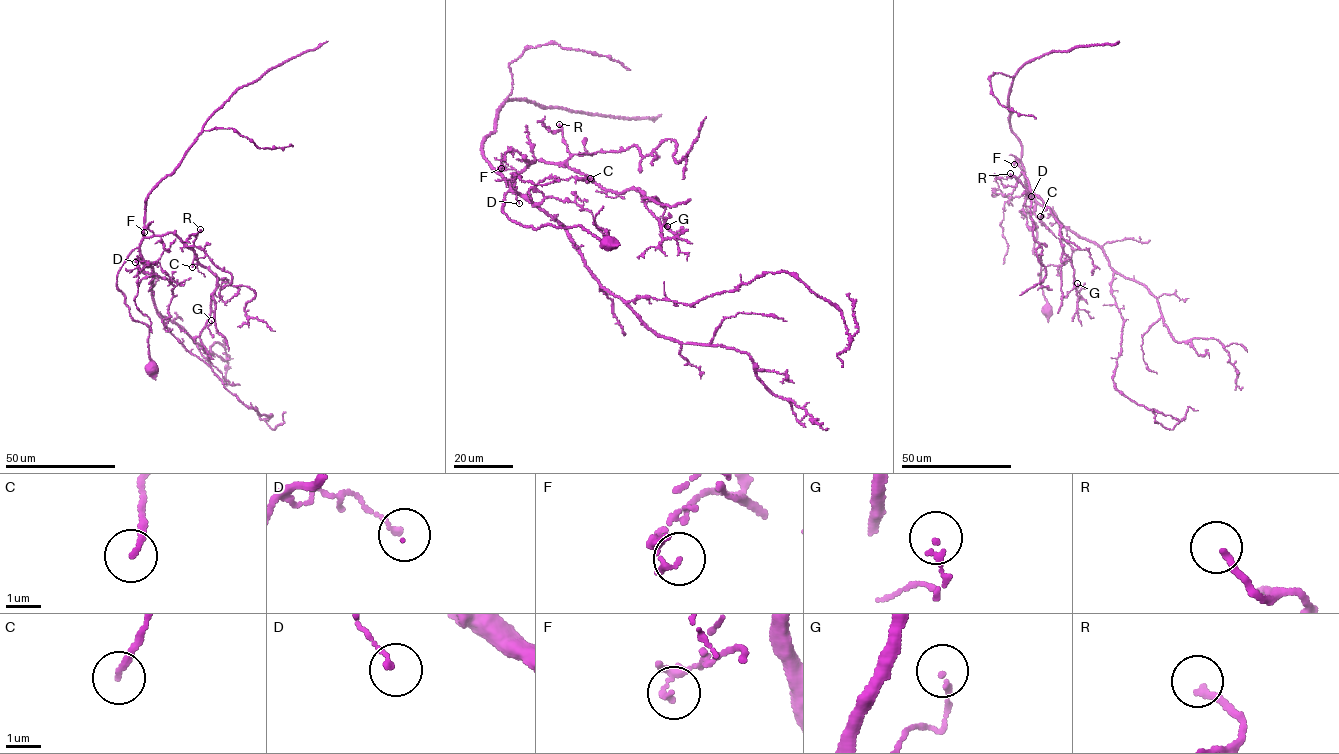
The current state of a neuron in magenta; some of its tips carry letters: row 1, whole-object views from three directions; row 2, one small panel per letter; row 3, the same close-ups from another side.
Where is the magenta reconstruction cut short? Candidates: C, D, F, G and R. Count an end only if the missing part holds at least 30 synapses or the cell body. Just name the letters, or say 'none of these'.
none of these

